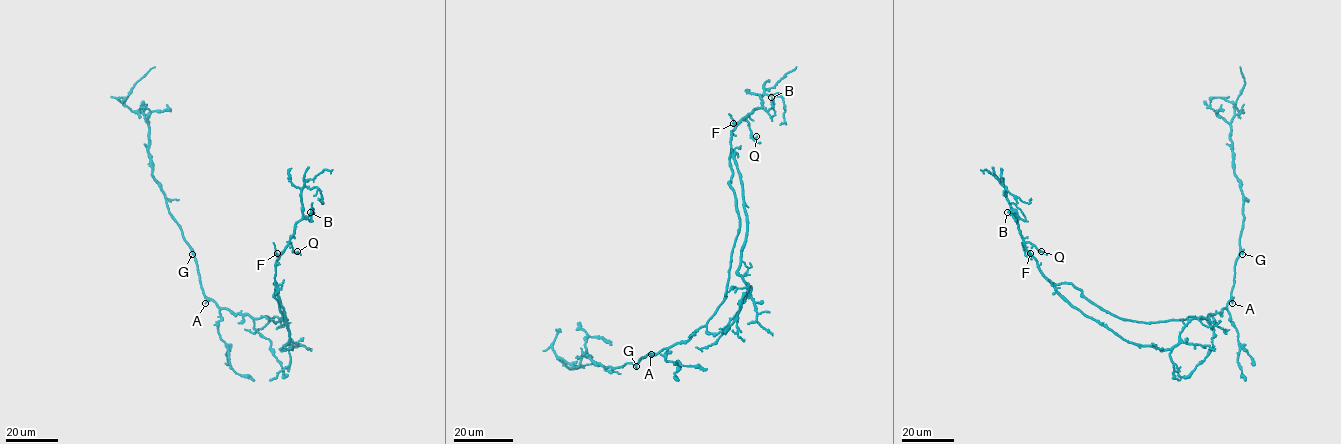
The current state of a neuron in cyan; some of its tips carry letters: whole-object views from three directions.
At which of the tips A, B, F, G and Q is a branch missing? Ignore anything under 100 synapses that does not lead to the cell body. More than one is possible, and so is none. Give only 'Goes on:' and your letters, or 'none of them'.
Goes on: none of them

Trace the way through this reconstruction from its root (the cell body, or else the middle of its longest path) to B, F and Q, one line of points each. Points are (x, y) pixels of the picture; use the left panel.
B: (271, 319), (276, 322), (282, 318), (274, 296), (276, 260), (285, 249), (295, 224), (310, 212)
F: (271, 319), (276, 322), (282, 318), (274, 296), (277, 253)
Q: (271, 319), (276, 322), (282, 318), (274, 296), (276, 260), (289, 242), (292, 251), (297, 251)

